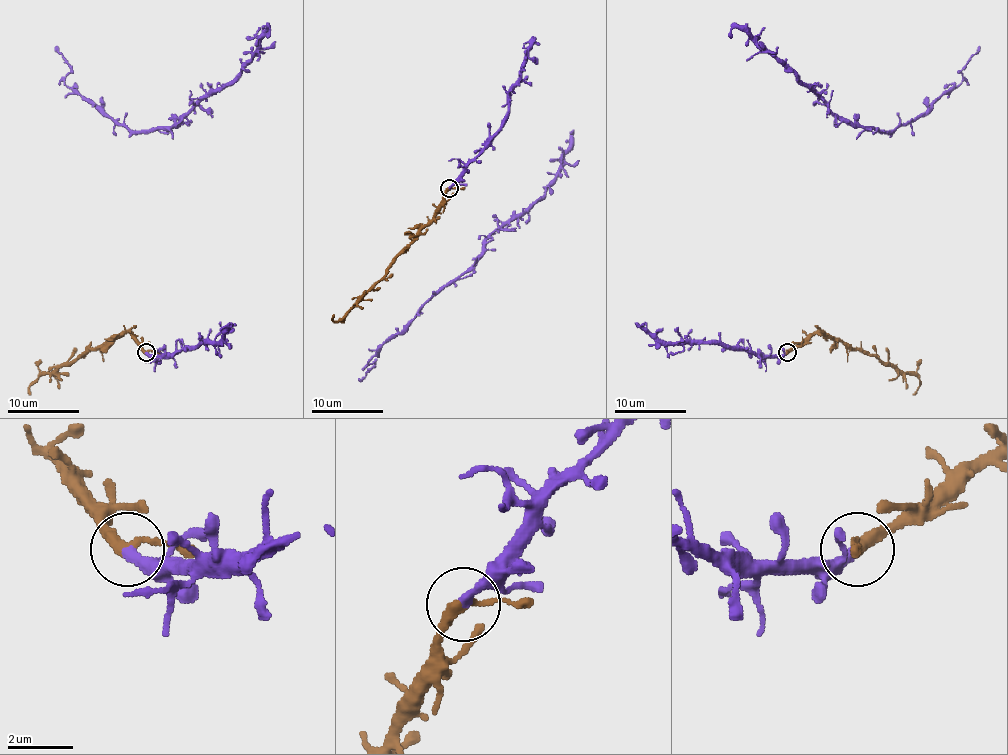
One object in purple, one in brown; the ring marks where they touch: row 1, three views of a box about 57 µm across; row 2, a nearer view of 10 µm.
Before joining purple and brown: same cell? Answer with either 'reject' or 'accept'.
accept

